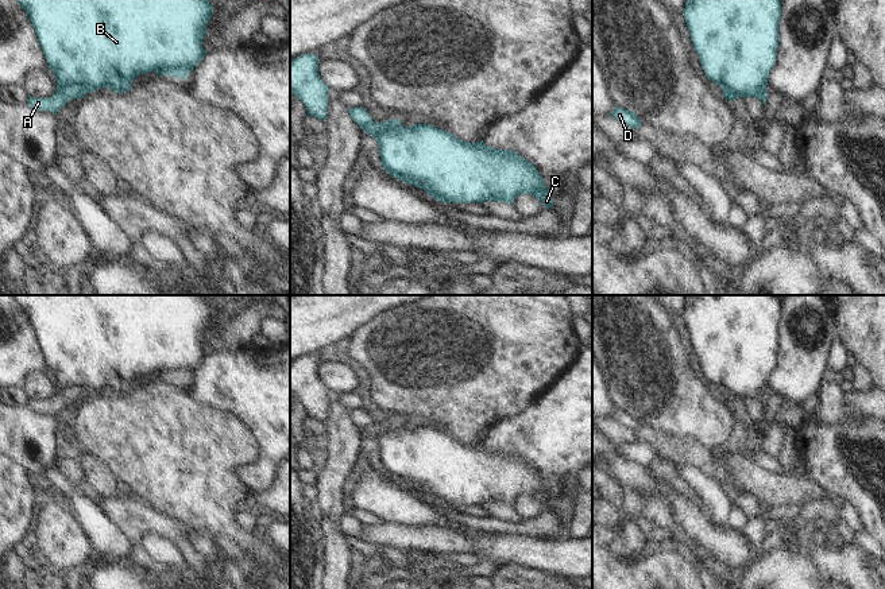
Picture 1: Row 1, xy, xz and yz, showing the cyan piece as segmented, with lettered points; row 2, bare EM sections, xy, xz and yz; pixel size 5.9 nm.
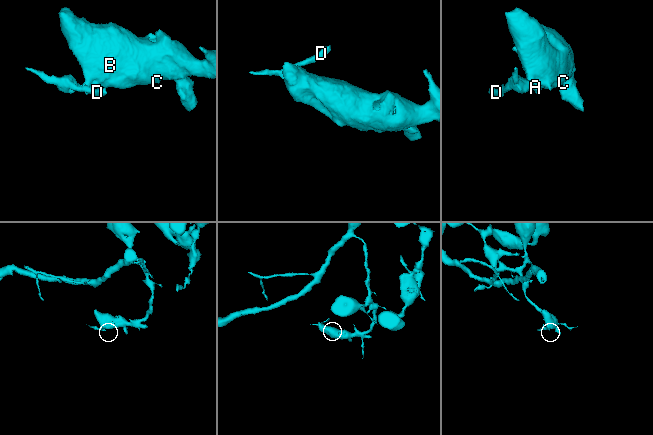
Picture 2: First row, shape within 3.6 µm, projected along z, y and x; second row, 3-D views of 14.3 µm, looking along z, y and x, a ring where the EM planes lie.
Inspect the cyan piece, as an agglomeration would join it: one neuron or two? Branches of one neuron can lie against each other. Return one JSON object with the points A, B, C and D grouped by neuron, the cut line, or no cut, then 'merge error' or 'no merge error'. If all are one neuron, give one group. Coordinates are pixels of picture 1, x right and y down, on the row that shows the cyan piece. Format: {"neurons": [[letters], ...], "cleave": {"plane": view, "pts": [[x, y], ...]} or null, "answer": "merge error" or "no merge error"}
{"neurons": [["A", "D"], ["B", "C"]], "cleave": {"plane": "xy", "pts": [[57, 89], [80, 86], [87, 92]]}, "answer": "merge error"}

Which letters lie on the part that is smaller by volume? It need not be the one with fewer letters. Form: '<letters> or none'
A, D

